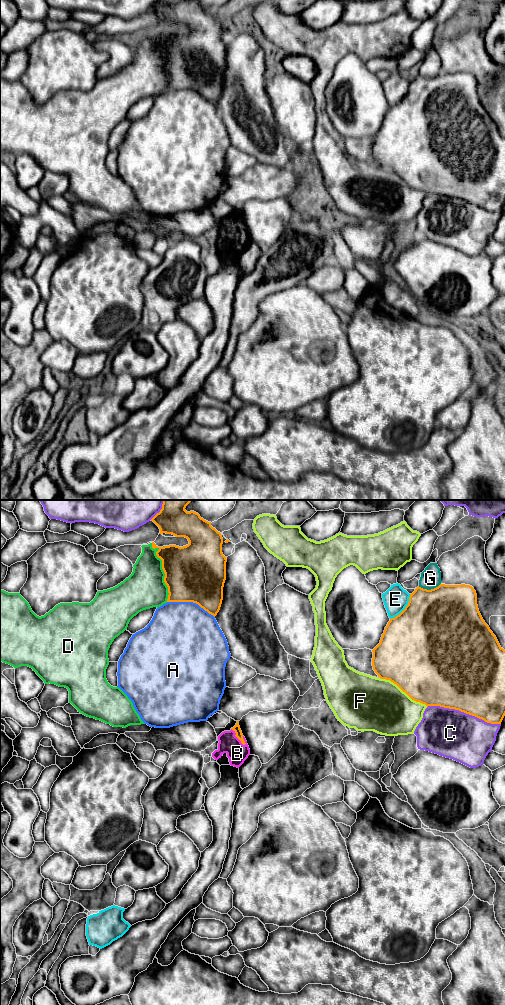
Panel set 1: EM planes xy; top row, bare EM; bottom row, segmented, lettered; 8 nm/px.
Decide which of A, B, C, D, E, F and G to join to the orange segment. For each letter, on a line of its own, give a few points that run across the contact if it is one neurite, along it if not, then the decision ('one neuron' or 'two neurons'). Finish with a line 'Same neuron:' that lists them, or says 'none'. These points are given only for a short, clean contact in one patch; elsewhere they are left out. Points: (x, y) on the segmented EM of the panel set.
A: two neurons
B: xy (236, 728), (236, 736), (237, 753) | one neuron
C: two neurons
D: two neurons
E: two neurons
F: two neurons
G: two neurons
Same neuron: B

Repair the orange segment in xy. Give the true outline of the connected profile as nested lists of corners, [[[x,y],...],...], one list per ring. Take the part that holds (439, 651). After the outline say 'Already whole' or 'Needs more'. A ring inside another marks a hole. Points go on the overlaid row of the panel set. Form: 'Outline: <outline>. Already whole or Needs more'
Outline: [[[445,585],[427,590],[417,587],[410,594],[408,605],[396,617],[391,618],[385,627],[380,643],[372,650],[372,666],[375,673],[381,679],[390,680],[405,692],[412,700],[428,706],[440,706],[459,710],[466,714],[475,716],[491,724],[501,724],[505,716],[505,650],[500,646],[496,636],[483,620],[477,605],[477,594],[470,585]]]. Already whole

